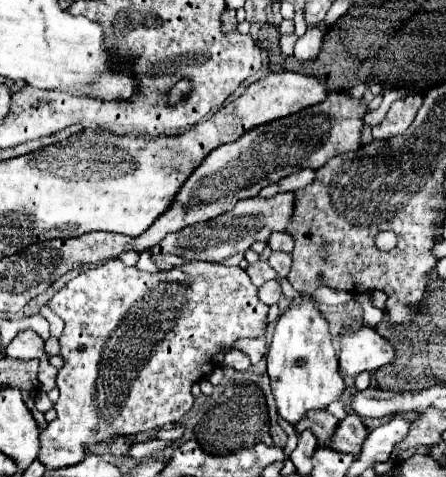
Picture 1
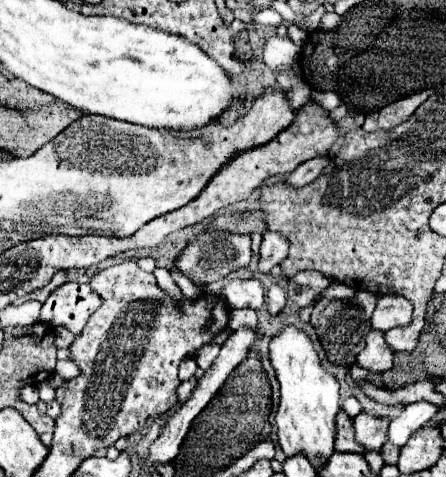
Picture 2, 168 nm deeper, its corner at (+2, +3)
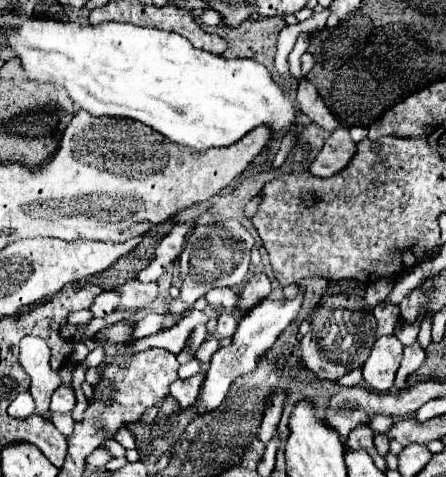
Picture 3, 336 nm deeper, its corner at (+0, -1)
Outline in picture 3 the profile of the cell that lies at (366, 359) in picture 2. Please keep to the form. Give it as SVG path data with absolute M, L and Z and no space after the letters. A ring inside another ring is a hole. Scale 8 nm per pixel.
M382 336L374 342L372 352L362 366L364 382L370 388L378 392L388 392L392 388L396 370L402 360L402 348L404 346L396 336Z

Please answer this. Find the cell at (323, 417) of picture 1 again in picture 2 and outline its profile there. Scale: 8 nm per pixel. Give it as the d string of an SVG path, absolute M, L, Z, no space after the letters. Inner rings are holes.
M342 410L336 416L336 442L334 442L334 450L364 454L364 448L360 448L360 444L356 444L354 436L352 436L352 418L346 412L342 412Z

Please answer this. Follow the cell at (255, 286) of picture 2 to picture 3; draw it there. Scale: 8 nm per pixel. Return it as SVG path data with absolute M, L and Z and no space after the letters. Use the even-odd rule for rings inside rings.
M212 288L210 292L204 294L208 306L212 306L214 310L222 310L222 308L232 308L238 302L238 294L232 288Z

